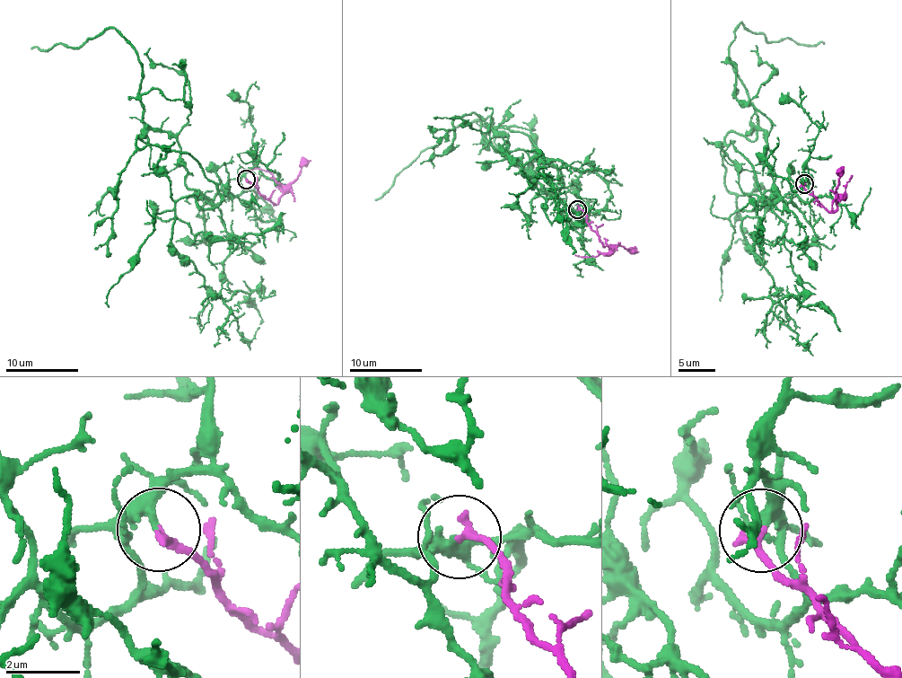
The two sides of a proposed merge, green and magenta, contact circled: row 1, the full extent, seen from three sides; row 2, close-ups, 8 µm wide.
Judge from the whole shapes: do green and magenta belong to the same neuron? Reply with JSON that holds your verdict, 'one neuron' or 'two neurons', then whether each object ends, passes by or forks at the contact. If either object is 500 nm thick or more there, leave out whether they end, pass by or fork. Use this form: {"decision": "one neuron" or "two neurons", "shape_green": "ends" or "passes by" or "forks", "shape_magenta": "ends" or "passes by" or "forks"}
{"decision": "one neuron", "shape_green": "passes by", "shape_magenta": "ends"}

